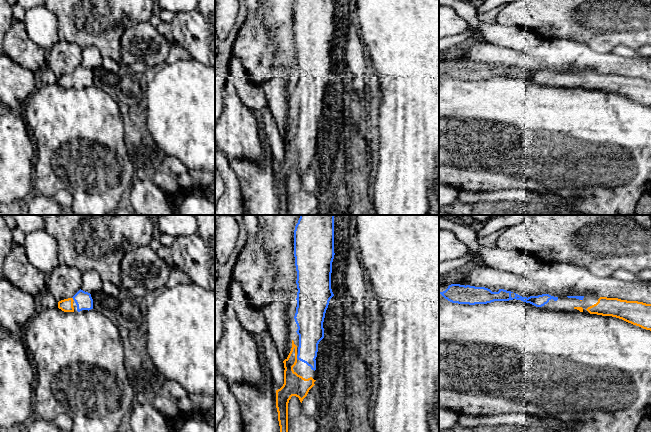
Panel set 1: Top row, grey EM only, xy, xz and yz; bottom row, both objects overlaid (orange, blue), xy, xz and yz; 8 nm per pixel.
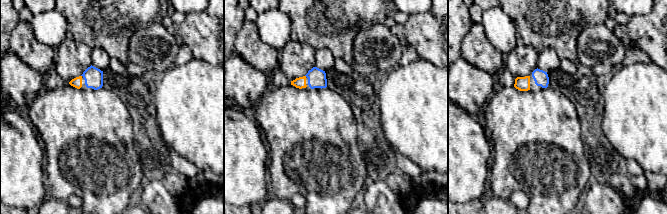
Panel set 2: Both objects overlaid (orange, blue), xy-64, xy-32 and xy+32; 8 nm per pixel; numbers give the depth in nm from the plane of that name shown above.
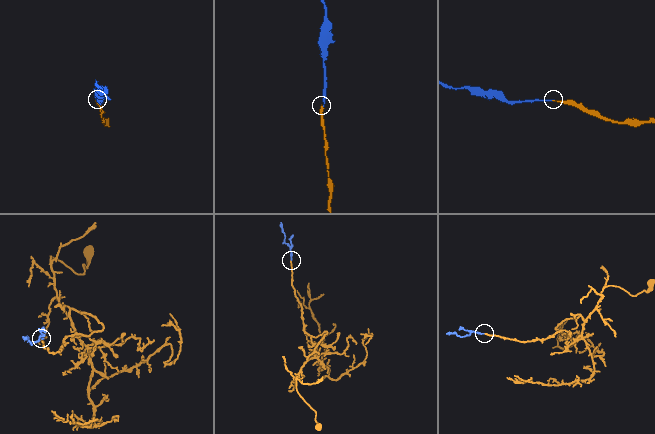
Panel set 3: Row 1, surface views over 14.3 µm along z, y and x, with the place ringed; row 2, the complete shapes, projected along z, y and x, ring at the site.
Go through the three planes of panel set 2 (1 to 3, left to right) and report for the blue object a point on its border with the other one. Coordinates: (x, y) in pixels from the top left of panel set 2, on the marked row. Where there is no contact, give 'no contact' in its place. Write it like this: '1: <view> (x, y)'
1: no contact
2: no contact
3: no contact

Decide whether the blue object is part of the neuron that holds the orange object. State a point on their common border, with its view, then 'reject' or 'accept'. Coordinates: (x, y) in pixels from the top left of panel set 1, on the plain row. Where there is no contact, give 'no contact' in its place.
contact xz (296, 133); accept

